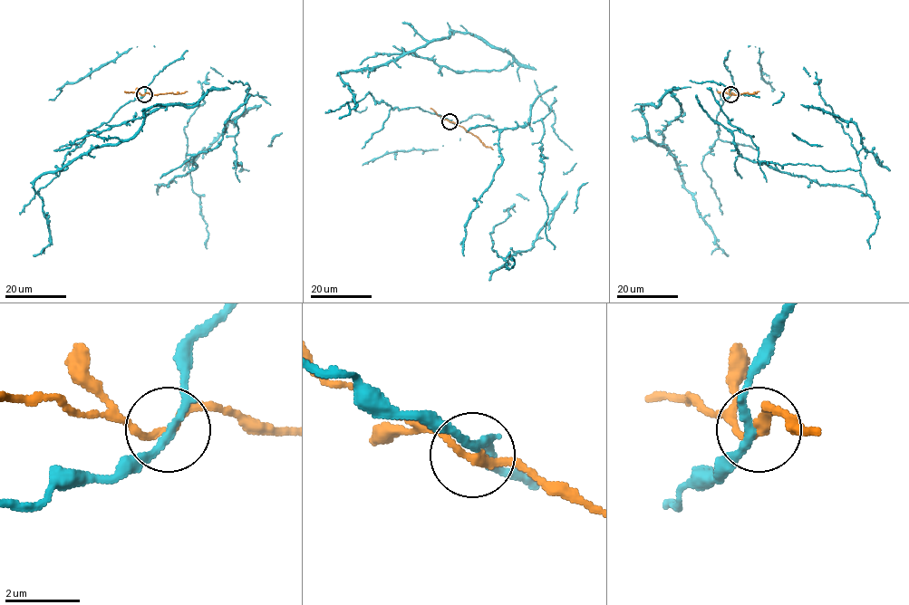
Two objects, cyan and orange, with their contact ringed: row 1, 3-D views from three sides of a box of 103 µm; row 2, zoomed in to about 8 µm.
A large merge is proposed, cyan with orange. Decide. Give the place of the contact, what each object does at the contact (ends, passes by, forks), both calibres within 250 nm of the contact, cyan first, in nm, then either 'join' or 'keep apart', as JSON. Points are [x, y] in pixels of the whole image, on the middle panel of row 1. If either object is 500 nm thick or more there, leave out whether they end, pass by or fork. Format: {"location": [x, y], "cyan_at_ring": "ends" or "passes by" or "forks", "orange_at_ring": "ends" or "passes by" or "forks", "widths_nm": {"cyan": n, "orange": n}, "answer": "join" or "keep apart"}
{"location": [449, 121], "cyan_at_ring": "passes by", "orange_at_ring": "passes by", "widths_nm": {"cyan": 190, "orange": 200}, "answer": "keep apart"}

